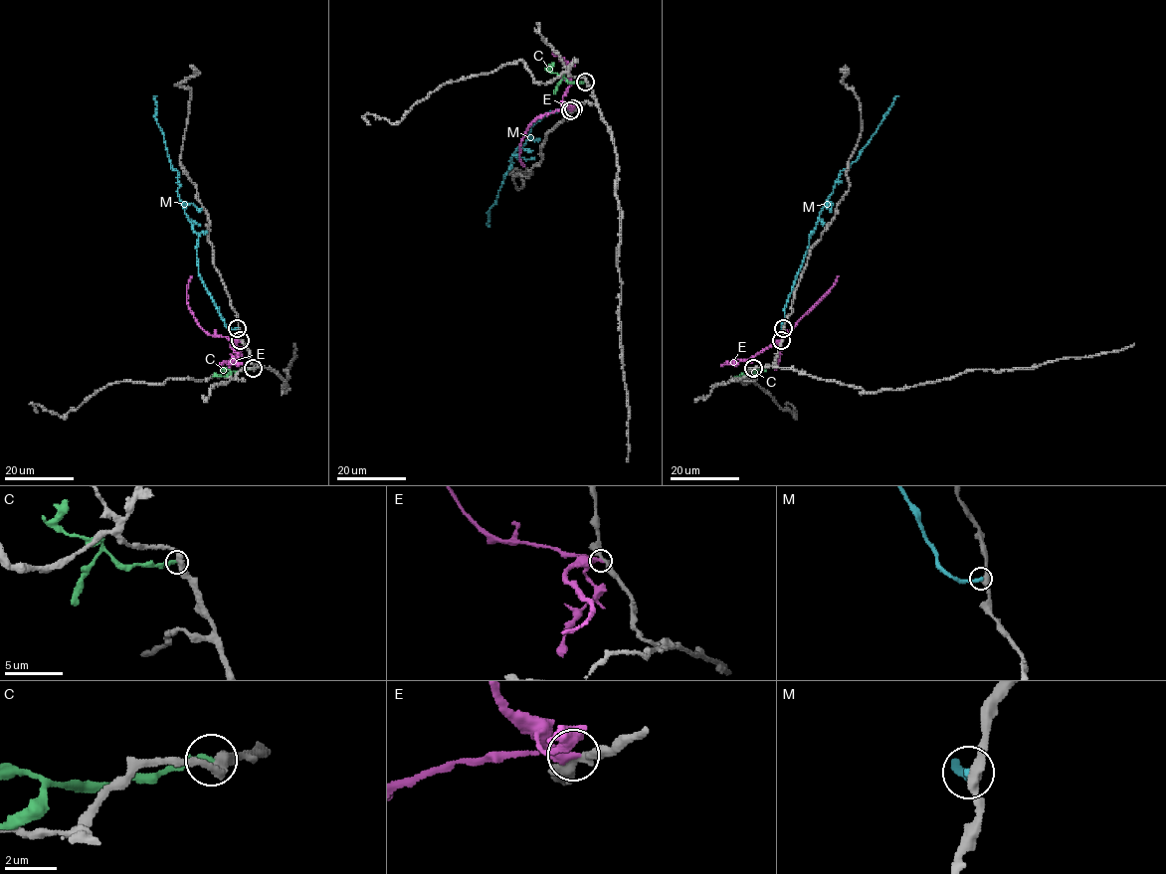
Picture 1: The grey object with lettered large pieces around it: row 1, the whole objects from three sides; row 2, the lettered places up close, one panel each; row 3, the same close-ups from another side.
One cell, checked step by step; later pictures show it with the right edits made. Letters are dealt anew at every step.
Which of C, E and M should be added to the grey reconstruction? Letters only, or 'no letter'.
no letter

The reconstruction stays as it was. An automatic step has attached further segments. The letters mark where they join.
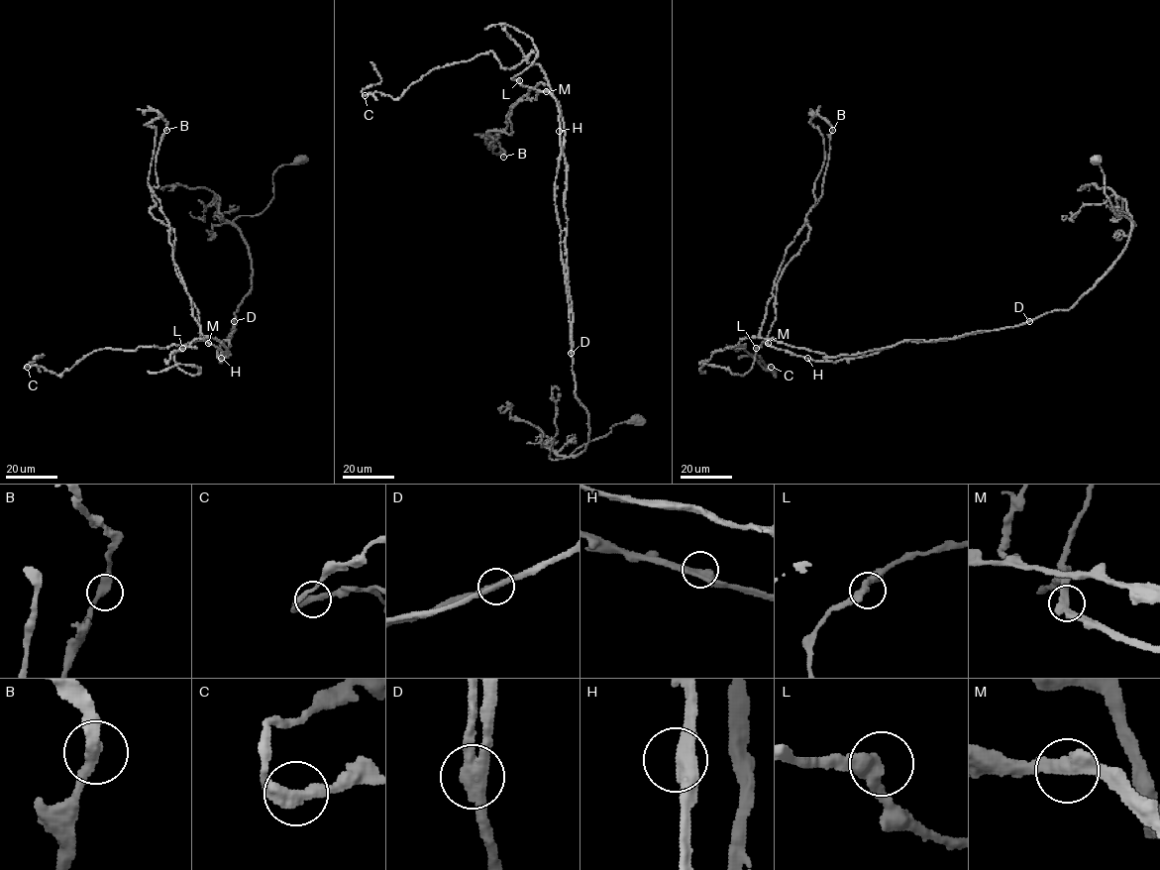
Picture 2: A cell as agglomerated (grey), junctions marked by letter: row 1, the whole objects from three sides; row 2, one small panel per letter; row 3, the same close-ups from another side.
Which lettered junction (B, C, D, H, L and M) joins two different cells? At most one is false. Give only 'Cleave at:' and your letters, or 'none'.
Cleave at: D

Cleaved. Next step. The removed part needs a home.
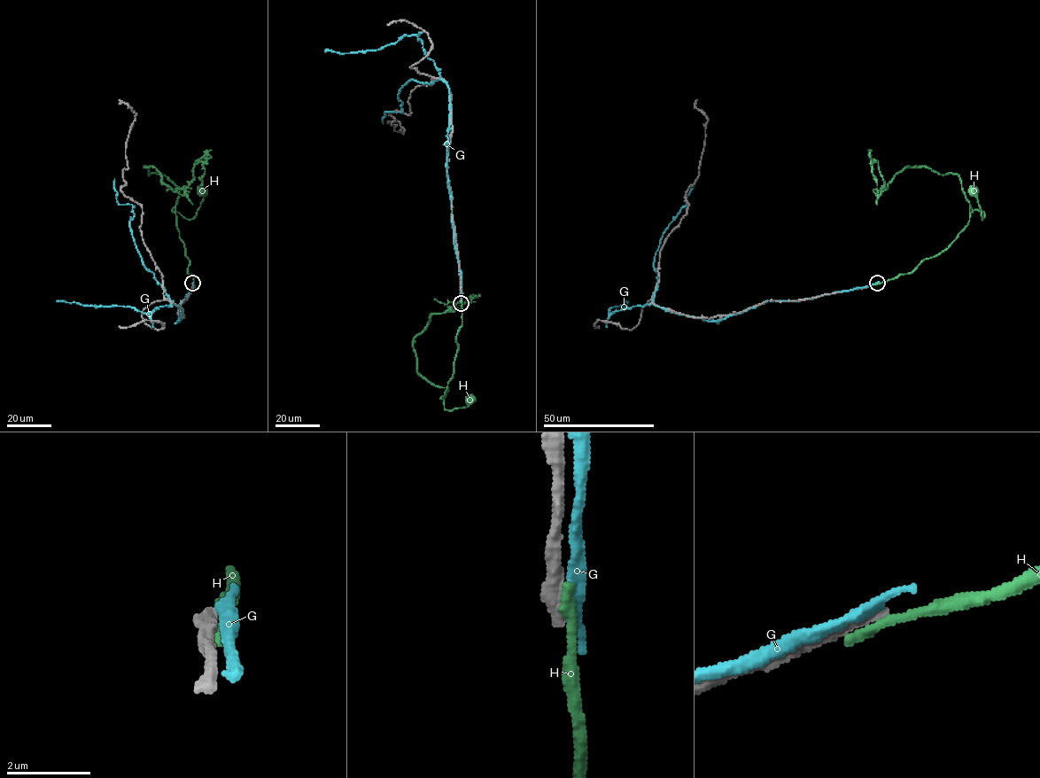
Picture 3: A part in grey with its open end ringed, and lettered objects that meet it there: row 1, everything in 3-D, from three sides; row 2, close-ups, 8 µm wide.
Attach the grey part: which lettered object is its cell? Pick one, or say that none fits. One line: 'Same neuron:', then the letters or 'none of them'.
Same neuron: none of them

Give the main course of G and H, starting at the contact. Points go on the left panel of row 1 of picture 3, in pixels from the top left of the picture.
G: (192, 283), (179, 321), (180, 307), (136, 248), (129, 221), (134, 206), (118, 203), (114, 179)
H: (192, 283), (190, 260), (173, 208), (191, 219), (203, 199), (203, 190)

